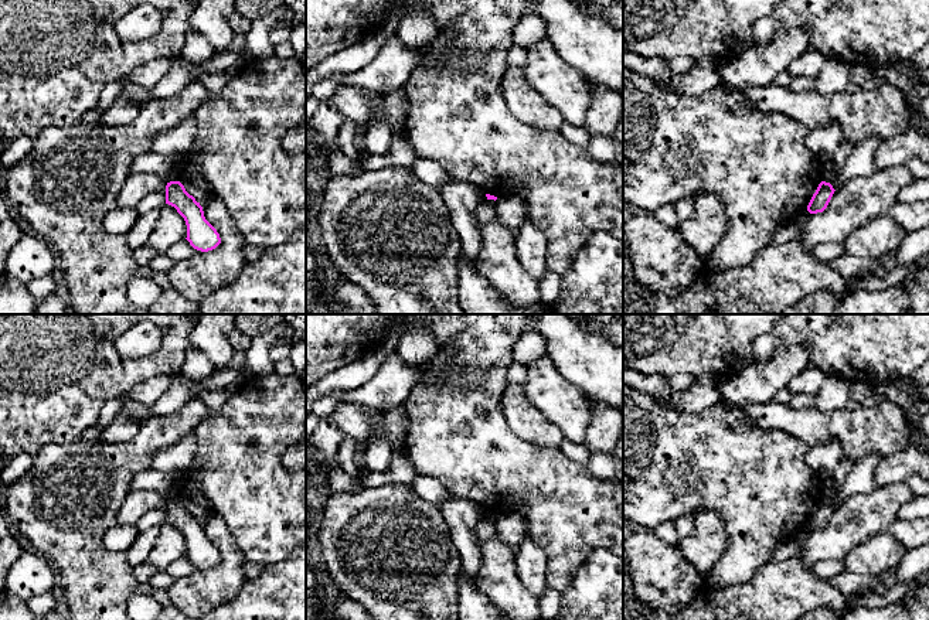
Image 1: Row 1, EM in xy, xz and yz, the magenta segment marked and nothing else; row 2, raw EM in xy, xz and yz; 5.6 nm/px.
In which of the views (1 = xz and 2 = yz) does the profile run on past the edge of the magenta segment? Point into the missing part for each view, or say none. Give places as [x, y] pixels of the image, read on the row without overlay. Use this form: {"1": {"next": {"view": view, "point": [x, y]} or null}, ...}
{"1": {"next": null}, "2": {"next": null}}

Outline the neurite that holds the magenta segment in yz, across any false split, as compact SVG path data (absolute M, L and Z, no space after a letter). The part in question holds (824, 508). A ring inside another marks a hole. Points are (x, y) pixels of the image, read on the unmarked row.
M821 498L807 522L807 528L810 531L823 529L827 525L834 508L836 507L830 500Z

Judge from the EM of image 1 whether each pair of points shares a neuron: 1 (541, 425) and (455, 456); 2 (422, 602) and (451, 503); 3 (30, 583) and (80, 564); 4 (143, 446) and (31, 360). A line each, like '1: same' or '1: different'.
1: different
2: different
3: different
4: different

